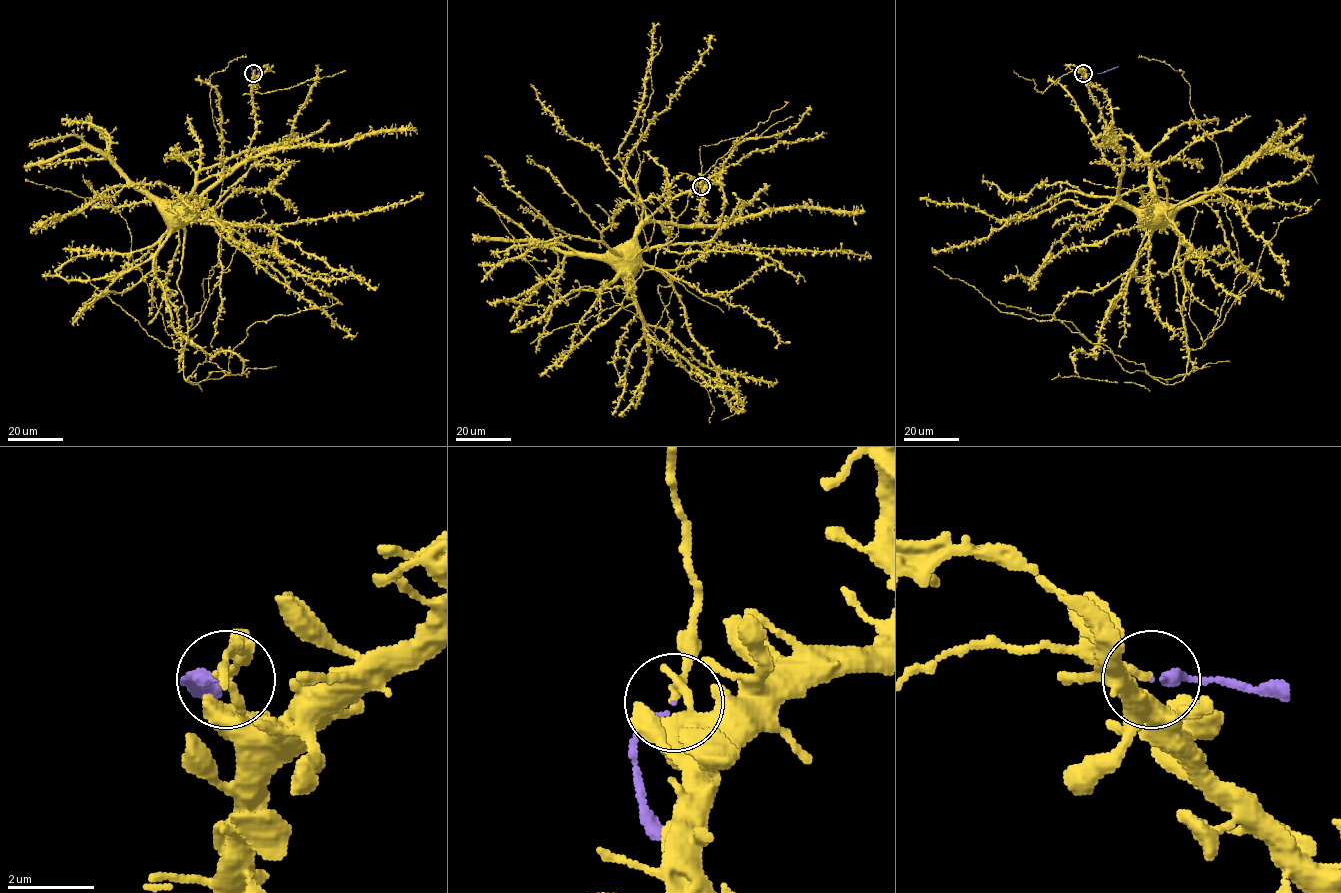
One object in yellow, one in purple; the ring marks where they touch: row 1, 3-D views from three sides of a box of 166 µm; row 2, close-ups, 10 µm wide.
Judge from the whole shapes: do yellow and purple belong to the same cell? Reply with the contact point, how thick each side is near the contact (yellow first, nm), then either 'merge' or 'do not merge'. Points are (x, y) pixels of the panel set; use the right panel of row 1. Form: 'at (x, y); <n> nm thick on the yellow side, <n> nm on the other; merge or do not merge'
at (1083, 73); 160 nm thick on the yellow side, 240 nm on the other; merge

